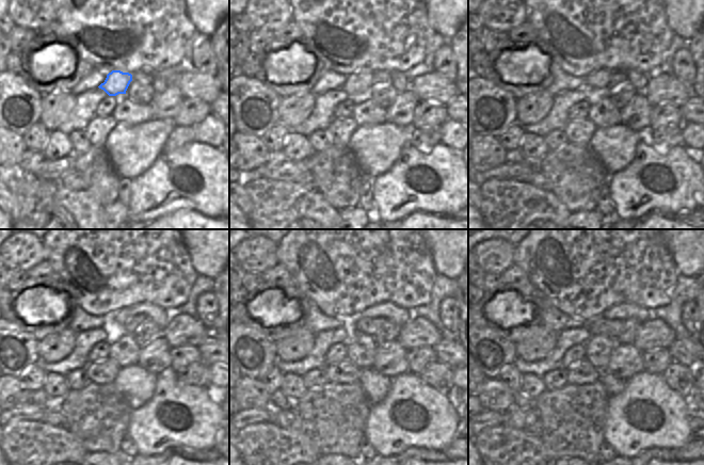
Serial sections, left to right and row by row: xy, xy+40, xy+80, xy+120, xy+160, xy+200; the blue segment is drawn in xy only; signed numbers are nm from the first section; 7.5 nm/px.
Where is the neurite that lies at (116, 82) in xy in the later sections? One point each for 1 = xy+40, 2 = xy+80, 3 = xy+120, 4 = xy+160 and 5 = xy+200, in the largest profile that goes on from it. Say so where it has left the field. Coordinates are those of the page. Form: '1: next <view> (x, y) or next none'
1: next xy+40 (357, 82)
2: next xy+80 (598, 80)
3: next xy+120 (152, 311)
4: next xy+160 (386, 310)
5: next xy+200 (624, 311)

